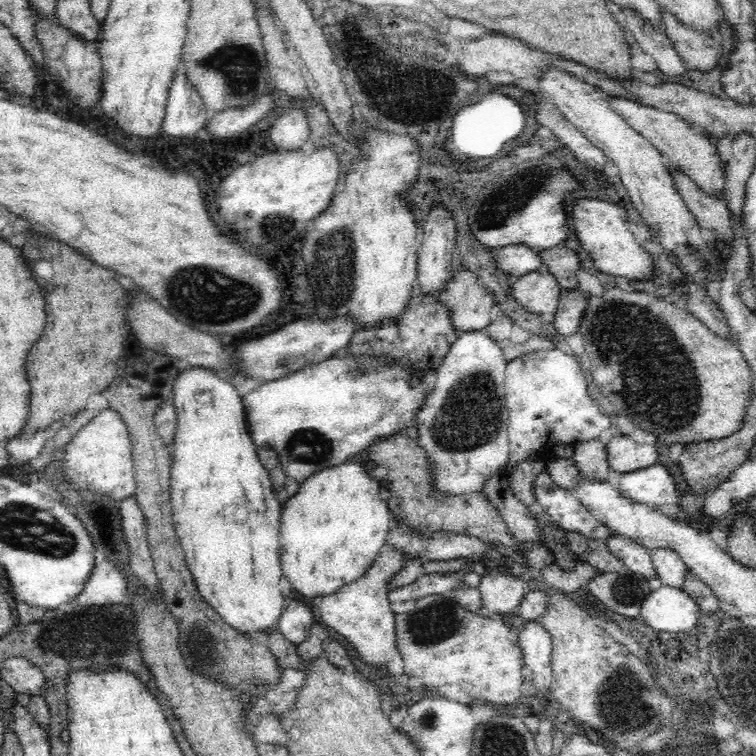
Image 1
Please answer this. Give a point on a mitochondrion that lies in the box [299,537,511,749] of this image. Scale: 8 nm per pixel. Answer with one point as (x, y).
(434, 622)

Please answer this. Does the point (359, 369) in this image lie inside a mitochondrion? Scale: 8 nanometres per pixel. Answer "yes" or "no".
yes

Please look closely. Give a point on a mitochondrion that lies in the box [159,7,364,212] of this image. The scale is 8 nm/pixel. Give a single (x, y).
(237, 63)

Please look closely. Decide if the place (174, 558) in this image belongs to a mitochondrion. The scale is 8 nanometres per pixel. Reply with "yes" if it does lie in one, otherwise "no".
no

